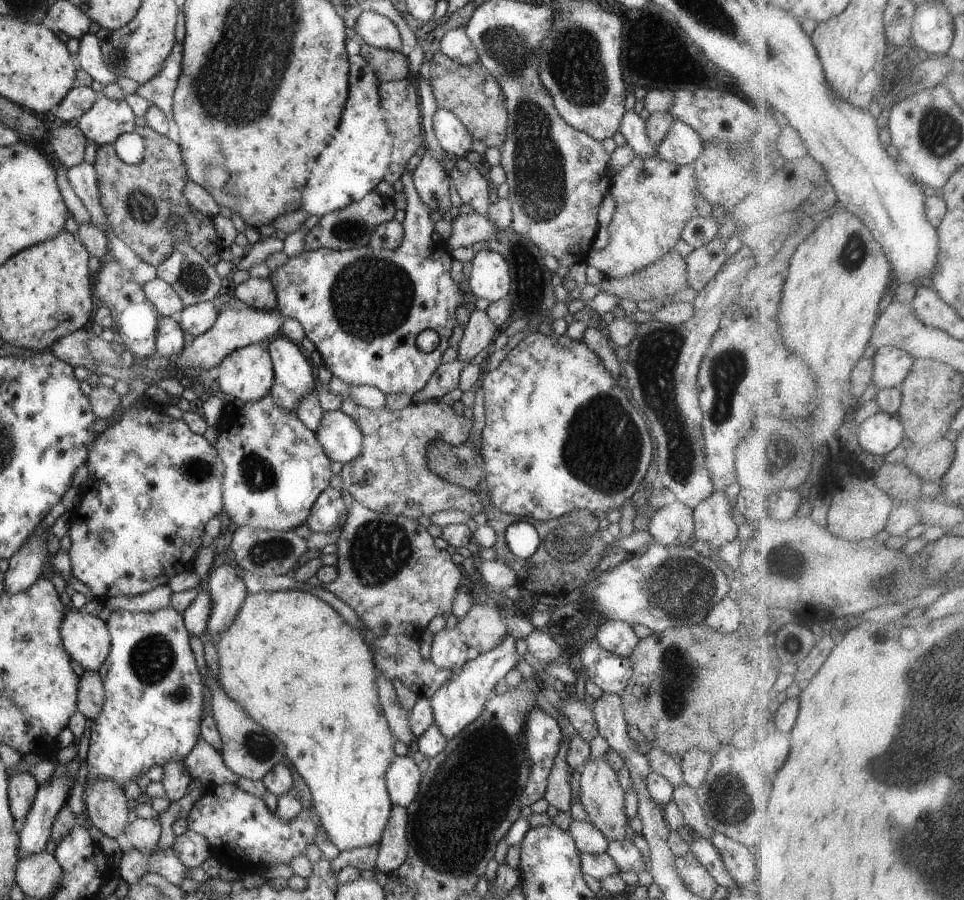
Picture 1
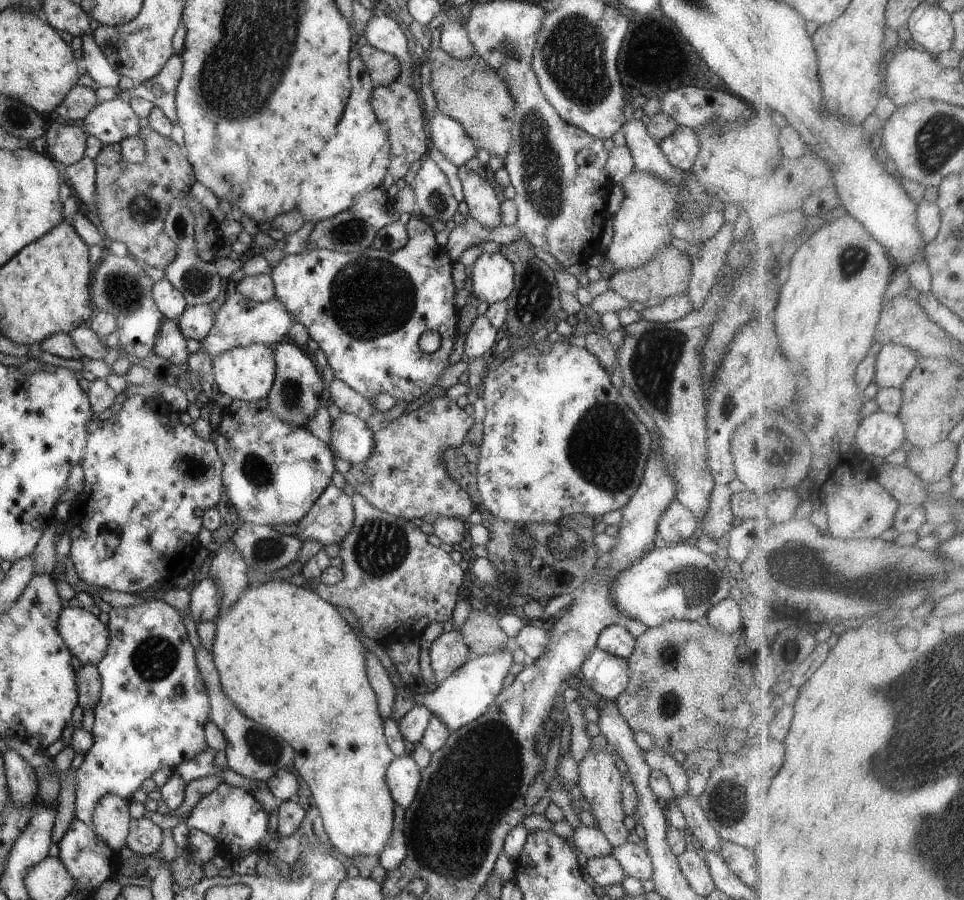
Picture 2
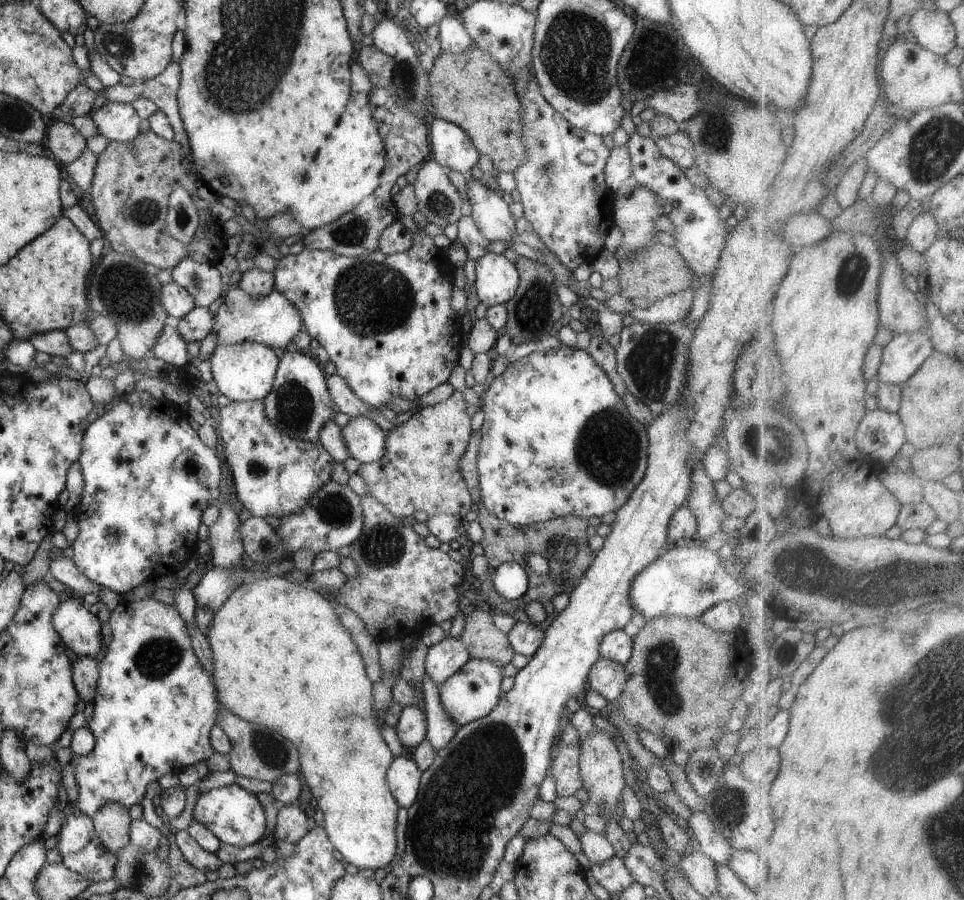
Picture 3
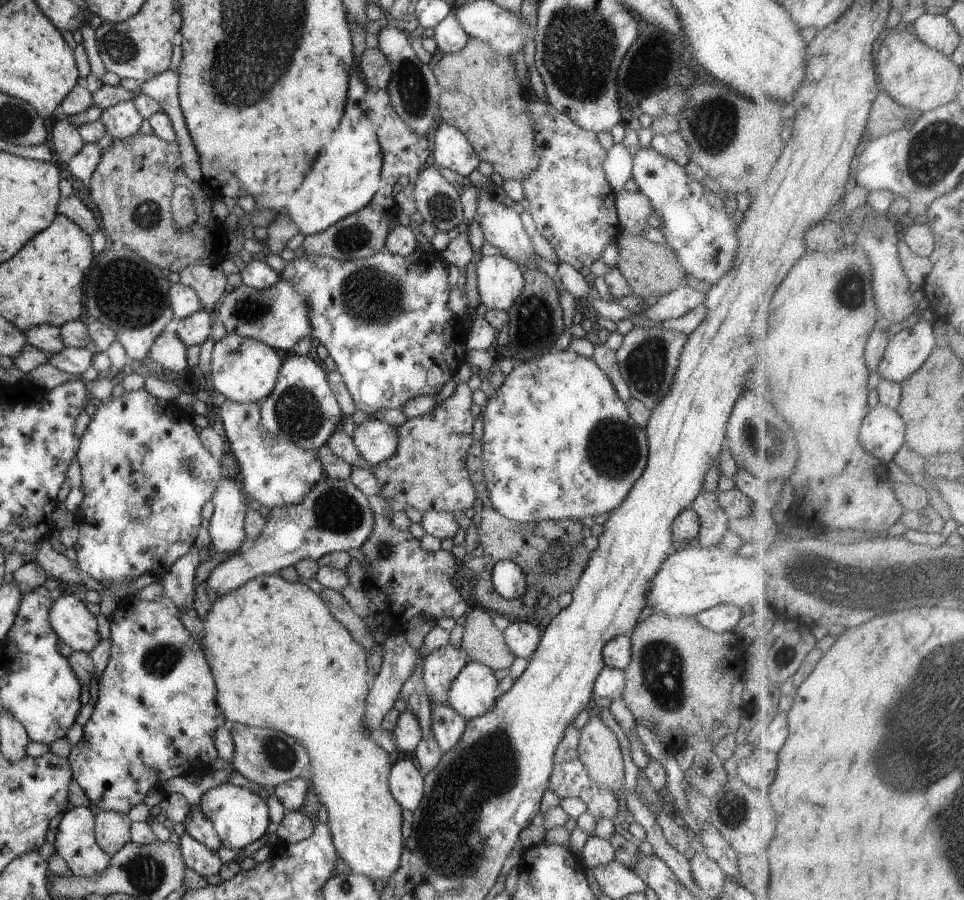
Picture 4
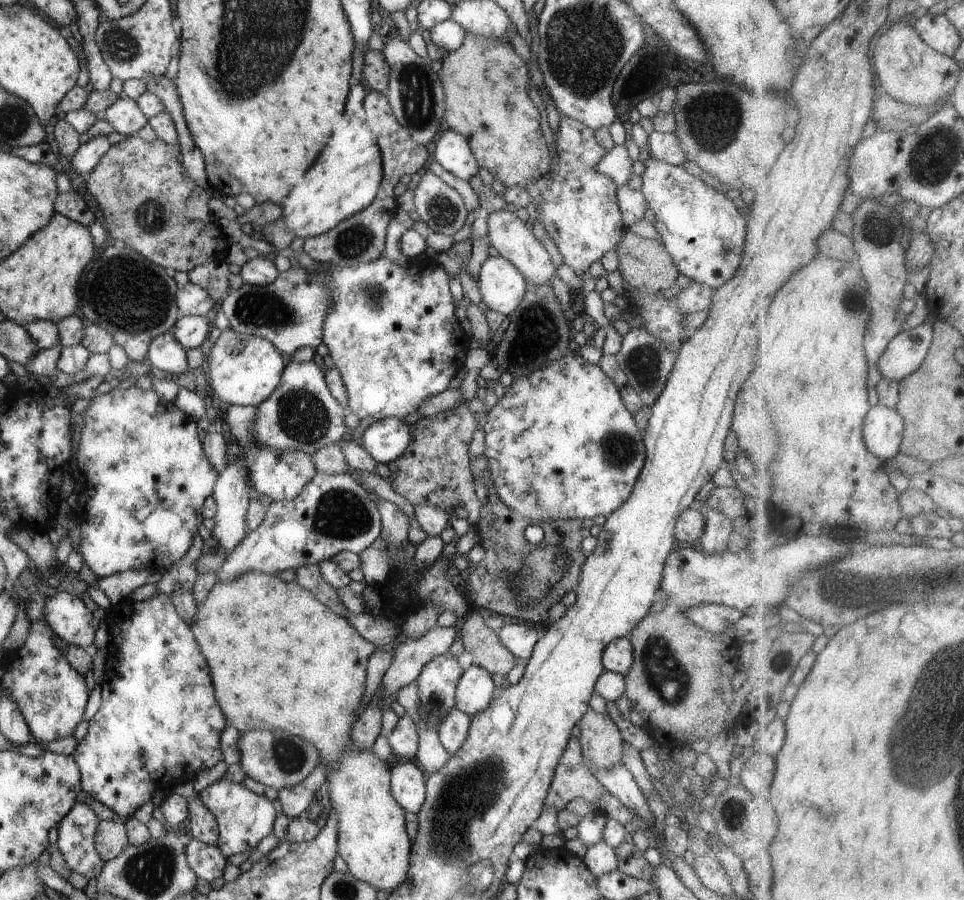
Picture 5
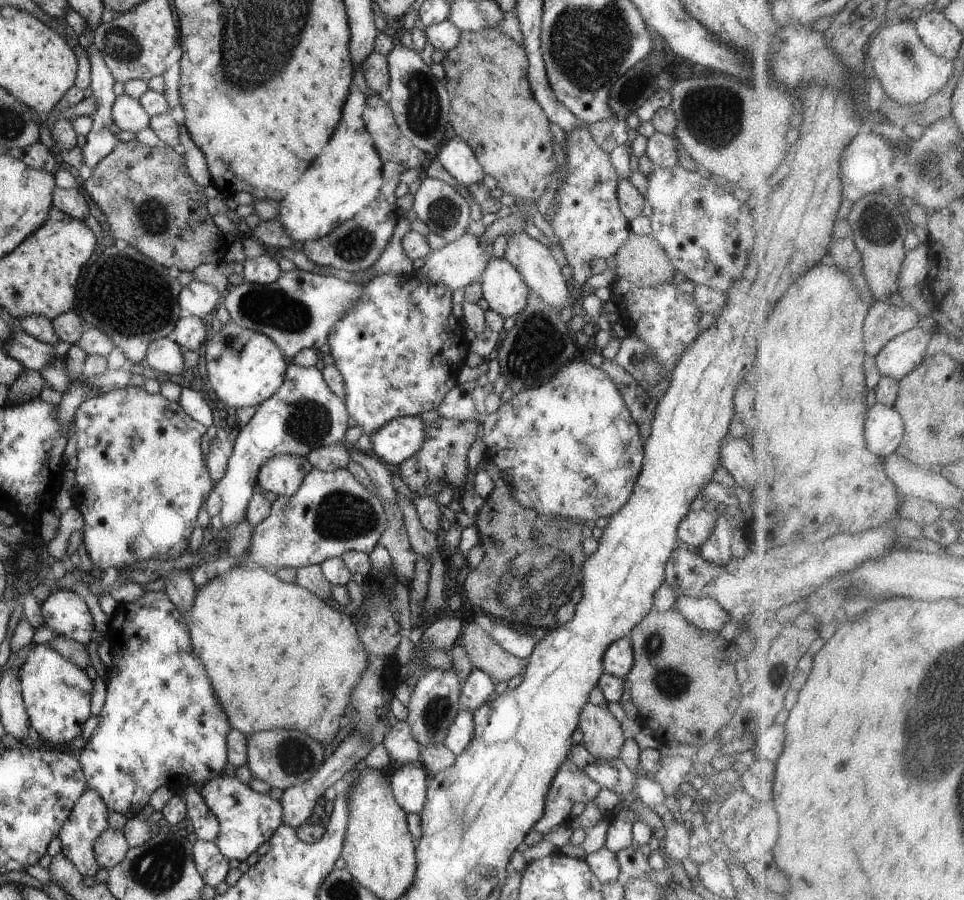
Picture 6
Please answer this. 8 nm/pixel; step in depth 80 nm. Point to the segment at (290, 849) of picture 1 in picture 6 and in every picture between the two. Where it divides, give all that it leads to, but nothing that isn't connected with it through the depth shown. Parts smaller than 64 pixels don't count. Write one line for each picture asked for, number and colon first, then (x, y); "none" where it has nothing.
2: (231, 815)
3: (235, 816)
4: (239, 816)
5: (243, 817)
6: (247, 819)

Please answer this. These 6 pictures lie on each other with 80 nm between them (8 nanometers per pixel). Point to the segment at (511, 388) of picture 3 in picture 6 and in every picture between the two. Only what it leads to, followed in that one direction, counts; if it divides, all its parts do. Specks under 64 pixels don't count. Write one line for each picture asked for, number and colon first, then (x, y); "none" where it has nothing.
4: (557, 443)
5: (560, 443)
6: (568, 447)

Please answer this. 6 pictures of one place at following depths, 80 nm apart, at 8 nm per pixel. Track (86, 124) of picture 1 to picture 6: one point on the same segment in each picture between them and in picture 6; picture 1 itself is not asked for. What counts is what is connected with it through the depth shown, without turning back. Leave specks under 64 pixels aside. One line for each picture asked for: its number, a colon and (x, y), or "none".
2: (111, 121)
3: (118, 121)
4: (122, 120)
5: (125, 116)
6: (127, 113)

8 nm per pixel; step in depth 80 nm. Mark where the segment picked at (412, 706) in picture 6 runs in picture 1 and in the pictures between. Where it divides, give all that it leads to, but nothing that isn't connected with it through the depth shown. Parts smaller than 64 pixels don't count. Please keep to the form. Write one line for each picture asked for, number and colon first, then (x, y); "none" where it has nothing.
1: (449, 649)
2: (448, 652)
3: (443, 659)
4: (440, 668)
5: (437, 682)

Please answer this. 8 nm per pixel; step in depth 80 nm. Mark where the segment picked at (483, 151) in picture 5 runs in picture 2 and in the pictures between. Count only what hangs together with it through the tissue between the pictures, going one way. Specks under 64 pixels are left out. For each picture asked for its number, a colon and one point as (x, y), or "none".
2: (471, 92)
3: (469, 89)
4: (479, 93)

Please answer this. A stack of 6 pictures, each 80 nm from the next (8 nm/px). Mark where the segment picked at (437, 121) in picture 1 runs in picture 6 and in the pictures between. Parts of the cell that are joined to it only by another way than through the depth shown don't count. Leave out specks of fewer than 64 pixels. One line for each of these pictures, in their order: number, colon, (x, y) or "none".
2: (447, 135)
3: (451, 146)
4: (452, 150)
5: (451, 150)
6: (458, 159)

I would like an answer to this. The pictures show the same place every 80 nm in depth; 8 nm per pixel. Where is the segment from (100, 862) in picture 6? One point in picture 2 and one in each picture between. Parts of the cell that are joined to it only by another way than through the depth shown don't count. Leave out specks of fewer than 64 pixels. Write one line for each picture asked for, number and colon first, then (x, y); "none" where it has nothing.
2: (111, 816)
3: (112, 822)
4: (112, 829)
5: (111, 838)

